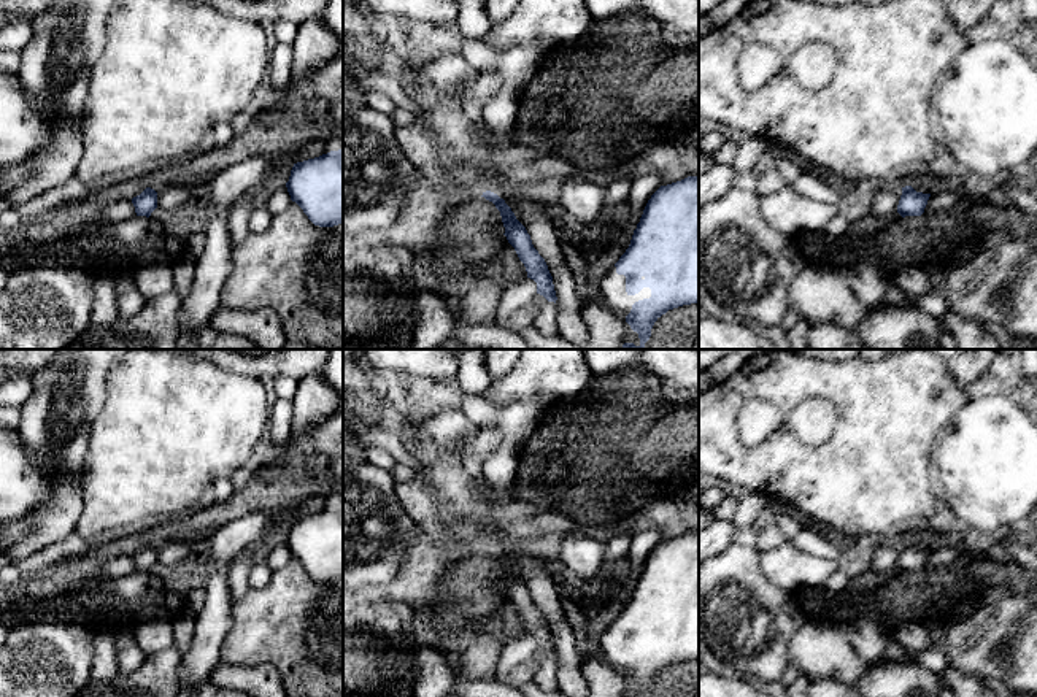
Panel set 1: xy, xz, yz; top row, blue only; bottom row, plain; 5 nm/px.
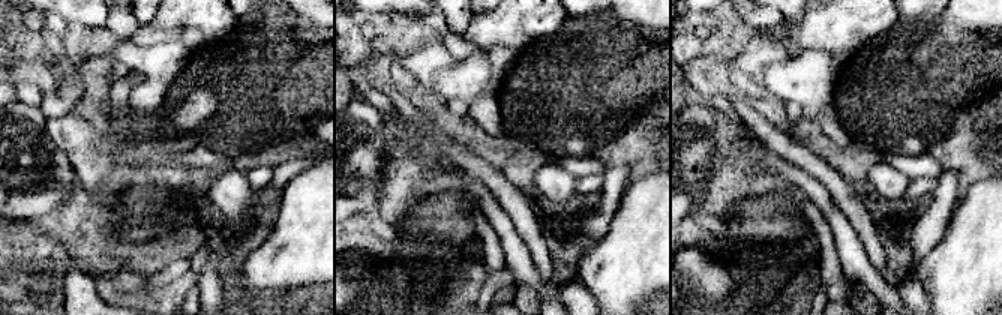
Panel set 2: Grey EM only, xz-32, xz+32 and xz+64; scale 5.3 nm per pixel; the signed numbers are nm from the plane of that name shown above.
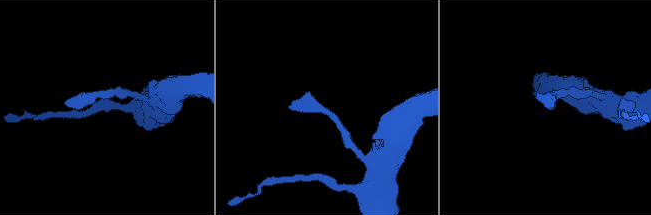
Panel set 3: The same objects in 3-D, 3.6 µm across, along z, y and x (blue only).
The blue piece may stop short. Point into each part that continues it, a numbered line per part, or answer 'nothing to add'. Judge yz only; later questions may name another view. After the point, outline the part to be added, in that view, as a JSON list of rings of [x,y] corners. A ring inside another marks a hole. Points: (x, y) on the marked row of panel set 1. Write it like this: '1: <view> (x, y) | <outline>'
nothing to add

